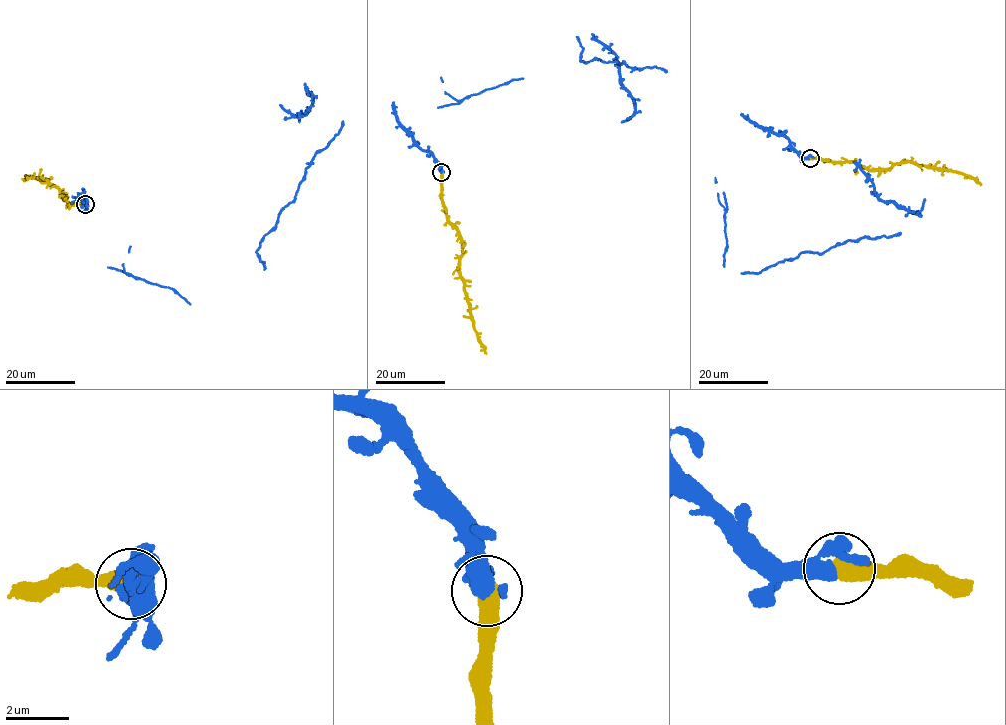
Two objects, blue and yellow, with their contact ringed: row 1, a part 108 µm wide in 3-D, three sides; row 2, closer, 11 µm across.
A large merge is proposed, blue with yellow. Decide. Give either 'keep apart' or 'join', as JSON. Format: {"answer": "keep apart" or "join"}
{"answer": "join"}

